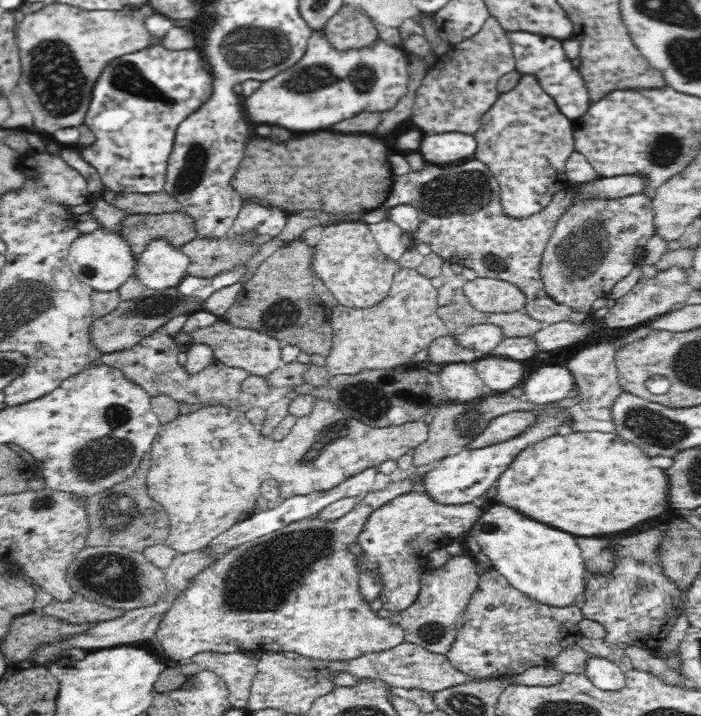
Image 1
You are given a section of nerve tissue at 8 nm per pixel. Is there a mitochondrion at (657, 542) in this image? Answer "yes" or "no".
no

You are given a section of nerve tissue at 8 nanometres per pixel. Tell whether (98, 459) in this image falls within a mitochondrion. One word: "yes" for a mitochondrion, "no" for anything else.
yes

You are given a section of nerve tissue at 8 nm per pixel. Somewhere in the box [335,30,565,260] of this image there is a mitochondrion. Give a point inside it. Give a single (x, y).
(469, 190)

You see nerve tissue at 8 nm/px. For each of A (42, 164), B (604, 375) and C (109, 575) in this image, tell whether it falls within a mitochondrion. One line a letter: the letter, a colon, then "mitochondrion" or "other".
A: other
B: other
C: mitochondrion

